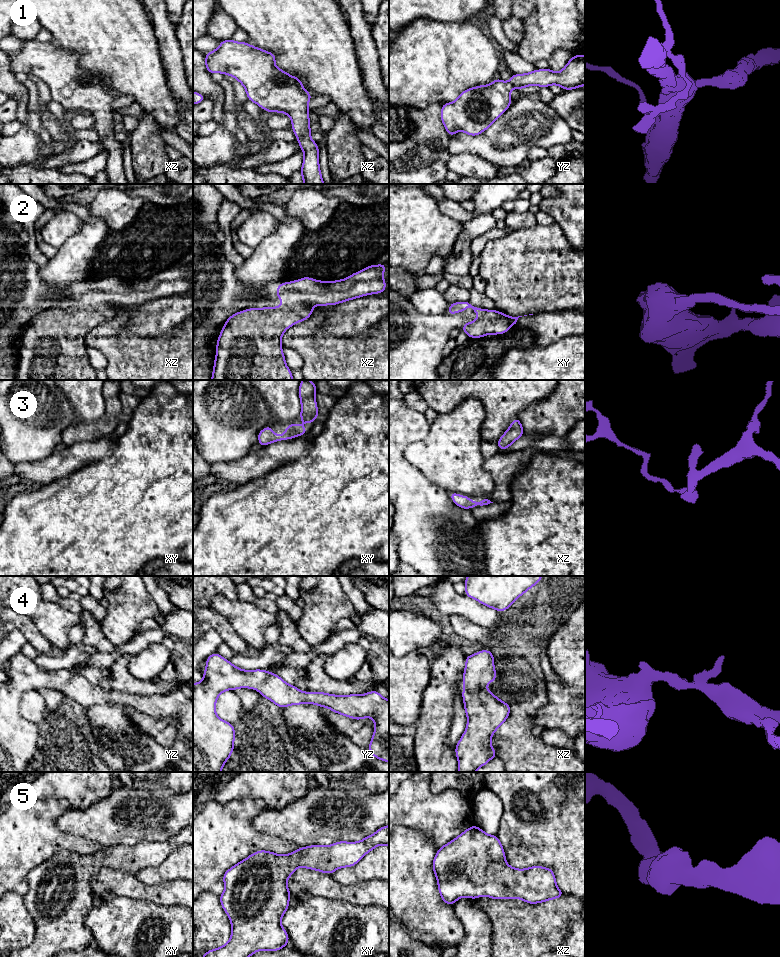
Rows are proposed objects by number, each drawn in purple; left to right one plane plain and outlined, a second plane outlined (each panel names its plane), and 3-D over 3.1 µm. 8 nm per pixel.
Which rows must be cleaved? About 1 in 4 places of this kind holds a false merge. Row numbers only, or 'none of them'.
none of them

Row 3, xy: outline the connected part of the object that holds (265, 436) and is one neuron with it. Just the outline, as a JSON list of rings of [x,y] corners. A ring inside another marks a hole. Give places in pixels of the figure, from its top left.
[[[290,424],[285,426],[286,433],[281,435],[281,434],[274,434],[273,433],[273,427],[268,425],[267,428],[264,428],[260,430],[258,433],[258,443],[264,447],[270,443],[276,442],[276,441],[282,441],[283,439],[289,440],[291,438],[305,435],[309,433],[309,430],[305,430],[303,425],[299,424]]]

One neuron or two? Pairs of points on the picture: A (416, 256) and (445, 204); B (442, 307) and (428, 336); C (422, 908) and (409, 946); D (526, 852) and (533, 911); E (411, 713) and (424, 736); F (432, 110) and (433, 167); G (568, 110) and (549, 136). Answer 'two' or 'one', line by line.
A: two
B: two
C: two
D: two
E: two
F: one
G: two

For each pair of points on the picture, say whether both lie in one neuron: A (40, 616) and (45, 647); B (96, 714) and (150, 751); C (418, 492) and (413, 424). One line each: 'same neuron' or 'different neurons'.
A: different neurons
B: same neuron
C: same neuron

